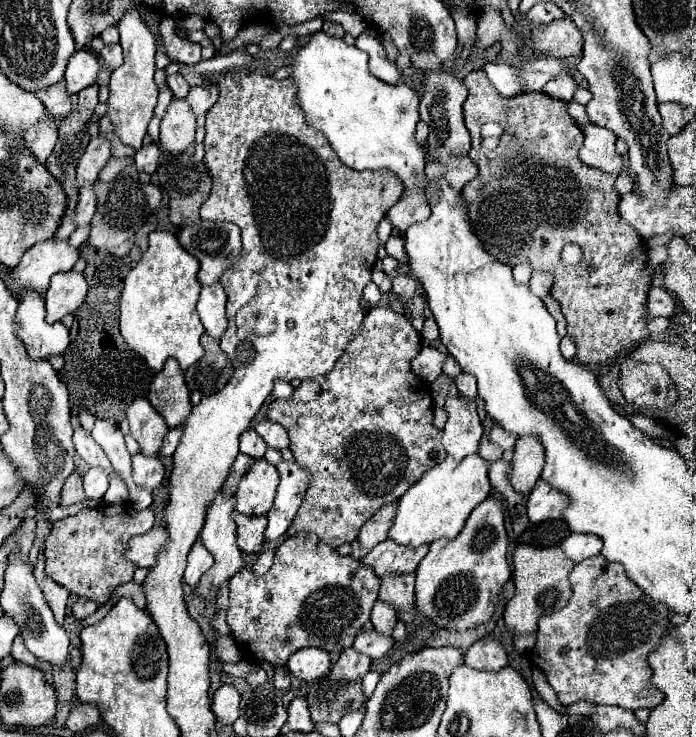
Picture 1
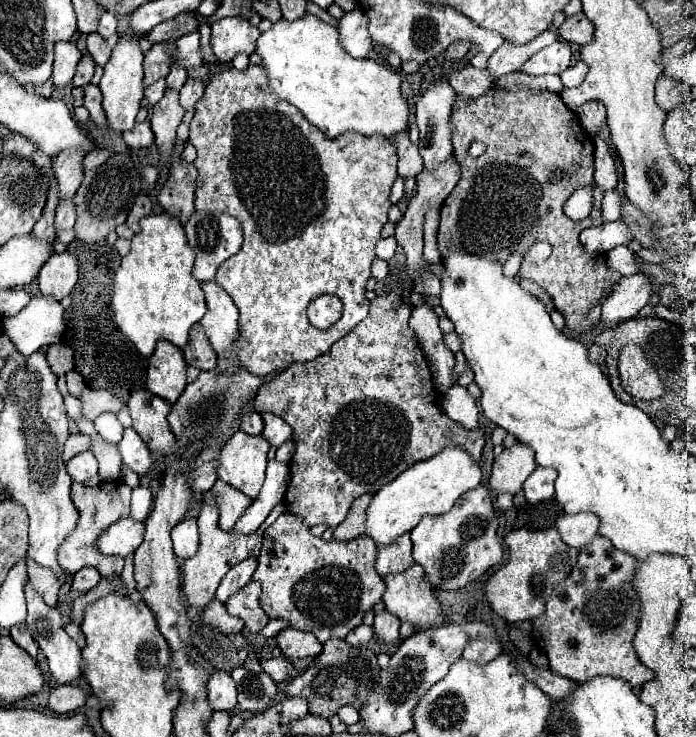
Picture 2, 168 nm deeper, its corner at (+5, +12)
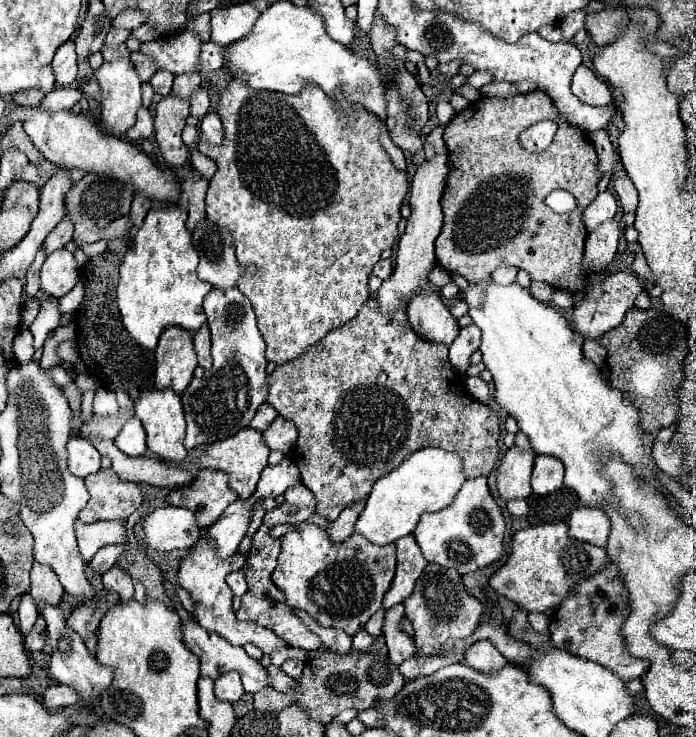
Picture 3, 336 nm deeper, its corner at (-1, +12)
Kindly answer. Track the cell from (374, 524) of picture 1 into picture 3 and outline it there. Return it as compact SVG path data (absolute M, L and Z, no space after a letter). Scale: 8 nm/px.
M358 500L356 504L344 508L344 512L338 516L338 520L330 522L328 526L328 536L334 540L334 542L344 542L346 538L350 538L354 534L354 524L364 508L364 500Z

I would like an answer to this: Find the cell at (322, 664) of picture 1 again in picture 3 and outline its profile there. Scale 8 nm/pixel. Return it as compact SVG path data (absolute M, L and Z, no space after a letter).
M260 526L258 532L254 534L254 544L252 544L252 550L248 552L248 560L244 566L248 592L242 596L242 606L236 612L236 618L238 620L252 620L252 622L272 630L292 648L302 648L308 652L318 650L322 646L320 638L314 632L310 632L310 628L300 618L296 618L290 608L286 608L286 604L282 600L282 592L278 592L278 588L274 588L274 584L270 580L270 574L276 568L278 554L280 554L280 540L272 540L270 530L266 526Z

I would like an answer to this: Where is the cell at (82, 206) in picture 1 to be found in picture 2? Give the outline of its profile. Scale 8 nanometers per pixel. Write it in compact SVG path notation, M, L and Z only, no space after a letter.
M72 198L60 202L58 208L56 208L56 220L54 220L56 230L60 232L60 230L70 230L70 228L74 228L74 220L76 220L76 210L74 210Z

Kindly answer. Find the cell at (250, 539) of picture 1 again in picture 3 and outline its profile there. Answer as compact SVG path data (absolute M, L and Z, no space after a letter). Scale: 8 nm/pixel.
M210 468L202 470L192 484L172 490L168 496L168 504L192 510L200 528L214 526L234 500L238 500L238 494L230 488L228 476Z

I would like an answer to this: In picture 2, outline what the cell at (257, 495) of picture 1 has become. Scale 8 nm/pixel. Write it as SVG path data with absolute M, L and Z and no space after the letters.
M238 430L218 454L218 478L248 498L256 498L264 482L268 450L268 440Z

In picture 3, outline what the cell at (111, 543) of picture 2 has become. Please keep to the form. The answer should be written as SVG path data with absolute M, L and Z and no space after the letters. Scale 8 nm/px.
M110 520L110 522L98 522L98 524L76 524L76 538L78 548L84 558L84 562L90 562L92 556L102 546L128 546L128 524L126 520Z

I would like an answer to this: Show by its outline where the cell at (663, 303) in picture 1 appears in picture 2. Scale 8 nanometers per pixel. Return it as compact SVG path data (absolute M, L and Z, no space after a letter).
M642 272L632 276L622 276L620 282L614 284L614 290L602 302L602 324L618 324L630 320L640 312L642 306L648 304L652 294L652 286L648 276Z

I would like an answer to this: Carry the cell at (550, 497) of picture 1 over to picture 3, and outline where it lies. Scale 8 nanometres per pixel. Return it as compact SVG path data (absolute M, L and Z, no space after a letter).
M536 456L534 472L532 472L532 490L538 496L546 496L562 488L564 466L560 460L550 456Z

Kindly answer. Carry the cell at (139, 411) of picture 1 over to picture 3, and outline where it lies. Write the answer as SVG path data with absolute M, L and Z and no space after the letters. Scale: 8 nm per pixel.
M171 388L165 390L145 390L140 394L140 398L134 402L134 412L136 416L142 420L142 426L146 430L148 436L148 450L158 454L160 458L166 460L174 460L174 462L182 462L186 458L186 448L182 444L184 440L184 430L186 430L186 422L184 422L184 412L182 412L182 402L180 396L176 396Z

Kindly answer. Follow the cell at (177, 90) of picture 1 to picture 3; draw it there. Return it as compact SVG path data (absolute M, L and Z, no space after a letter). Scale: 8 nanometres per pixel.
M192 72L192 74L180 74L174 78L174 86L172 86L172 94L176 96L182 96L182 98L188 98L190 92L194 88L200 86L200 74Z

